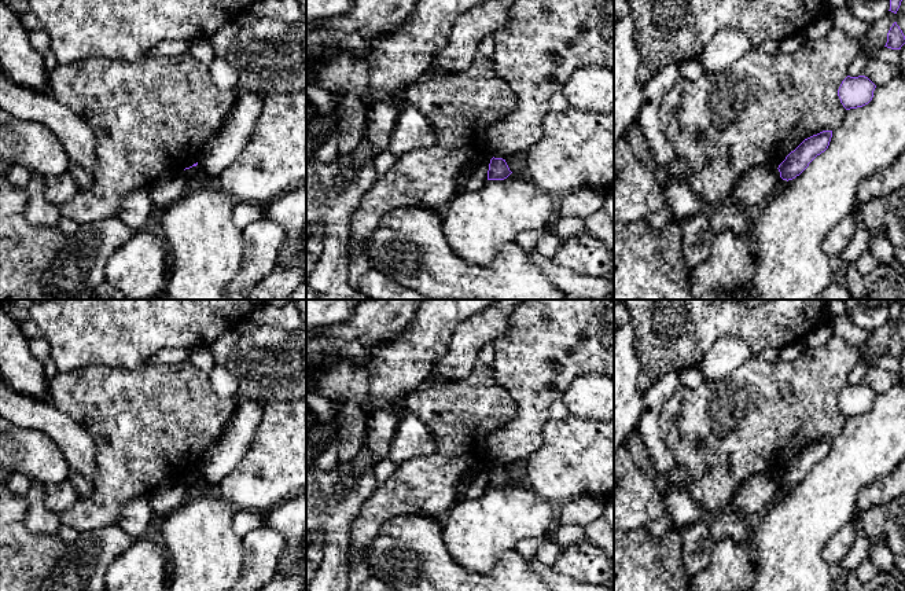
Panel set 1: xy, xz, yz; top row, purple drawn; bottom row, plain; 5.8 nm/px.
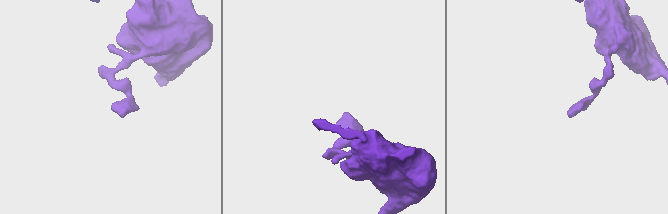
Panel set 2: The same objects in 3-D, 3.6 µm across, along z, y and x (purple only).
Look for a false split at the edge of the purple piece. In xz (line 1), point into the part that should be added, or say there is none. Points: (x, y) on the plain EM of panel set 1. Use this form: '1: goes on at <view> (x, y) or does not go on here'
1: does not go on here

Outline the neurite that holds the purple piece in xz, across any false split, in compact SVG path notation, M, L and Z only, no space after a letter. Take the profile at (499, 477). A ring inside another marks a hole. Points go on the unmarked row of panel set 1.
M492 466L488 478L488 488L504 488L512 480L509 478L505 467L503 466Z

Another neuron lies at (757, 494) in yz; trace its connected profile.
M753 474L735 492L731 506L744 515L762 515L779 498L780 480L773 474Z

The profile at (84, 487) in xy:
M70 470L67 478L76 488L80 498L85 498L92 492L92 482L87 480L81 473Z

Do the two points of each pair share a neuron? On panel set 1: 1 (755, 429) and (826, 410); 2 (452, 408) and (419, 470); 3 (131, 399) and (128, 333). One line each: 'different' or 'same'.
1: same
2: same
3: different

